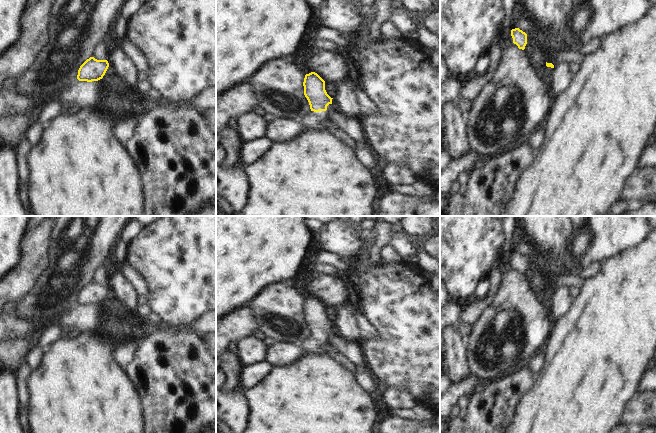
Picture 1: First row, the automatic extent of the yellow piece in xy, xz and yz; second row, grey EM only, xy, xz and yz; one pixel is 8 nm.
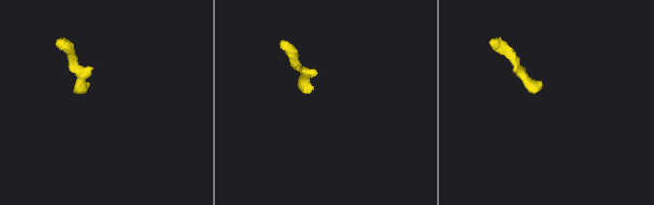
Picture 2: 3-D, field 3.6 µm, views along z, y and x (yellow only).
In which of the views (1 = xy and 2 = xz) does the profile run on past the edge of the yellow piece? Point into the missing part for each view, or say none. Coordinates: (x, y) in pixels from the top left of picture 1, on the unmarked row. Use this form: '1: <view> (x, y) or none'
1: none
2: xz (314, 344)

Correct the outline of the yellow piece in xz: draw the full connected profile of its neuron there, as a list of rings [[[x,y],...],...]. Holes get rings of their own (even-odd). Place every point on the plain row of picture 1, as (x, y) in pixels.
[[[315,296],[305,299],[304,319],[307,322],[311,336],[302,342],[305,353],[326,354],[324,346],[327,342],[327,330],[332,323],[325,314],[325,305]]]

